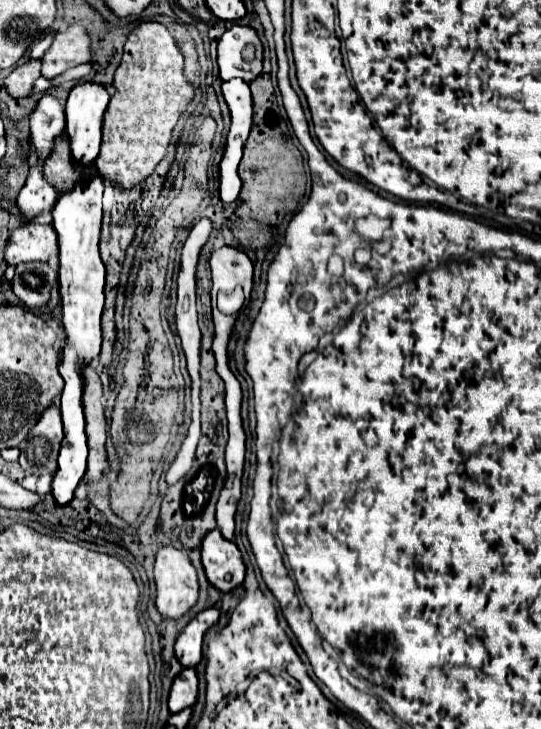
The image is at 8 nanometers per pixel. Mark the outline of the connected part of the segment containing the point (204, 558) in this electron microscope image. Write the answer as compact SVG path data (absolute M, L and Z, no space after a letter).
M213 529L205 535L201 543L201 563L207 581L221 593L227 593L243 583L245 565L241 553L233 541L227 541L223 535L219 535L219 529Z

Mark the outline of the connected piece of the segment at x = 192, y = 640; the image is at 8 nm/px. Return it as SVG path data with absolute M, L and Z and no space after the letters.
M211 607L201 611L197 617L193 617L187 627L179 633L175 641L175 657L183 667L197 667L201 661L201 647L203 647L203 637L209 627L213 627L219 619L219 609Z

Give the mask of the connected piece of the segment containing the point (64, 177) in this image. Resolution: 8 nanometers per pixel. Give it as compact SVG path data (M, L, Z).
M65 135L57 137L55 141L55 151L45 163L45 177L47 181L57 189L57 191L69 191L77 179L85 177L89 171L77 167L71 161L71 151L69 151L69 141Z

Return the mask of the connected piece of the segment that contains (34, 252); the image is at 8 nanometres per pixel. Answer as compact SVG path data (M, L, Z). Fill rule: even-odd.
M31 221L11 231L3 249L3 259L15 267L27 261L47 261L51 253L59 255L55 229Z

